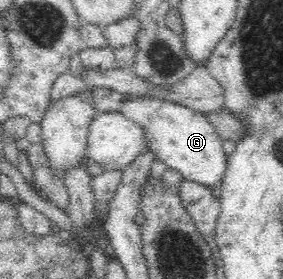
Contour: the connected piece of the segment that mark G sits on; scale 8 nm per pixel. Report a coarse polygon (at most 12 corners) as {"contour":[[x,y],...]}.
{"contour":[[124,96],[118,111],[143,129],[156,160],[216,190],[223,140],[175,102]]}

